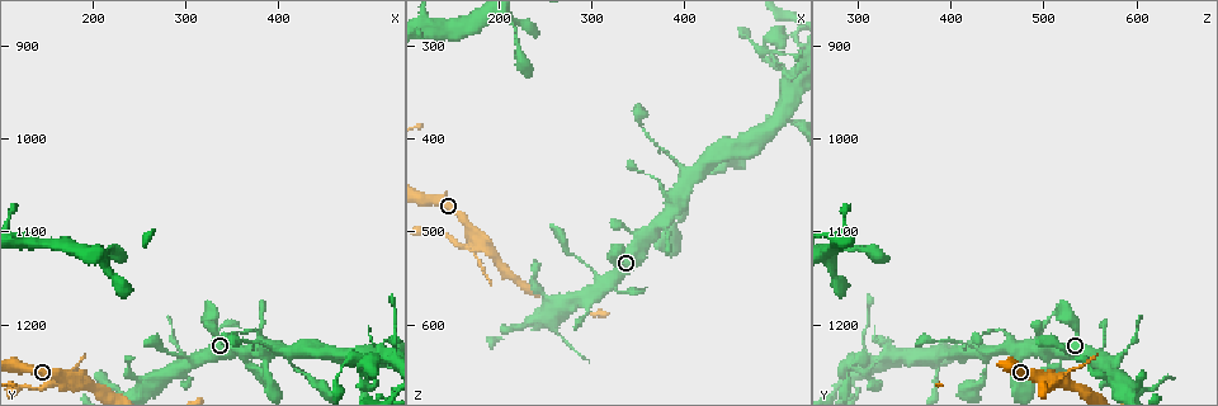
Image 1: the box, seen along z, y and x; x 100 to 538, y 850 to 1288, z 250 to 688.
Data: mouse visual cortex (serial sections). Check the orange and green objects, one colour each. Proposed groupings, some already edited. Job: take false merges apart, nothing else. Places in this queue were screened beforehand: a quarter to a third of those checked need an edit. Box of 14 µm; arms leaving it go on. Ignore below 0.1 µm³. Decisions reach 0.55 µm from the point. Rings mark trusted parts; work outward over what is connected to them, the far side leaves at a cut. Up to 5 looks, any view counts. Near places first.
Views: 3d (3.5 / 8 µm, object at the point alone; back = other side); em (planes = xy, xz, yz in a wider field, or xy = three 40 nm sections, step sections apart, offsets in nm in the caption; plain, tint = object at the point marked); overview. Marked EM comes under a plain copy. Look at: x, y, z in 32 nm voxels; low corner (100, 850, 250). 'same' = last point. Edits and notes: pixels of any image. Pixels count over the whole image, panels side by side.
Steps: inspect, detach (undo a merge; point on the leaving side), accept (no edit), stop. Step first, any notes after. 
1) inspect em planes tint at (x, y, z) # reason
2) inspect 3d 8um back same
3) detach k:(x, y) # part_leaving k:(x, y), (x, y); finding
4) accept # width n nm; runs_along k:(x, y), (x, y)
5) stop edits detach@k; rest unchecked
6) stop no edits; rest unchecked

inspect 3d 3.5um back at (510, 1240, 380) # small branch off a trunk

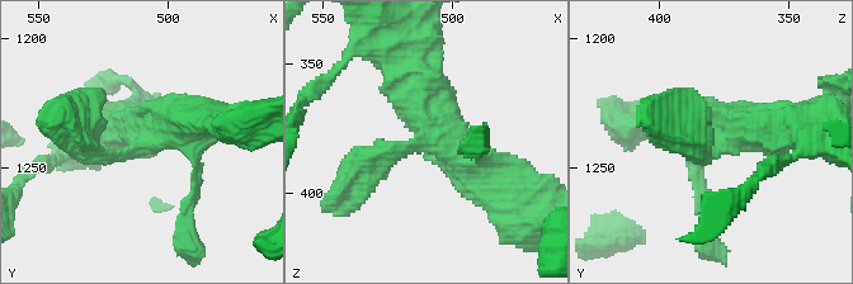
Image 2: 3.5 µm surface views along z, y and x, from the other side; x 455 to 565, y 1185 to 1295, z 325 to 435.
inspect em xy step 3 tint at (509, 1241, 378) # arms 4; arm_widths 150, 200, 450, 500 nm; now the EM

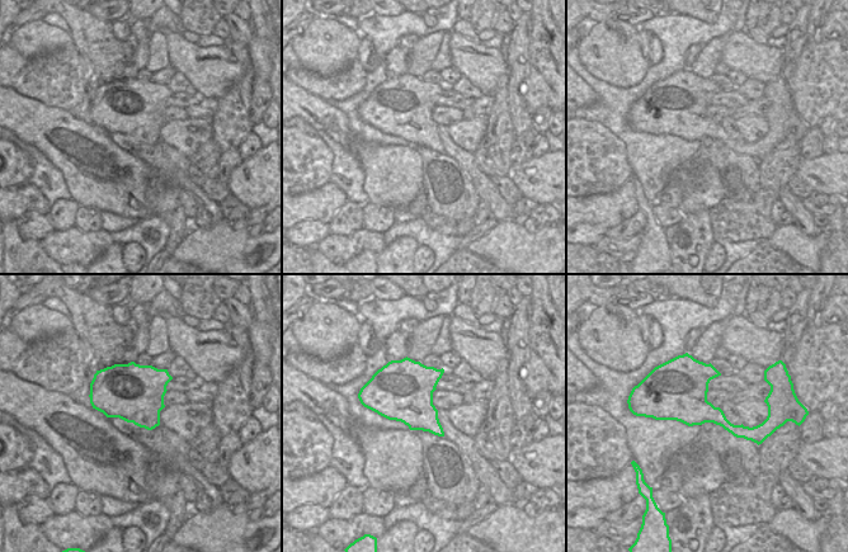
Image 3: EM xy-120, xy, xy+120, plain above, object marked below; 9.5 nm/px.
inspect em planes tint same

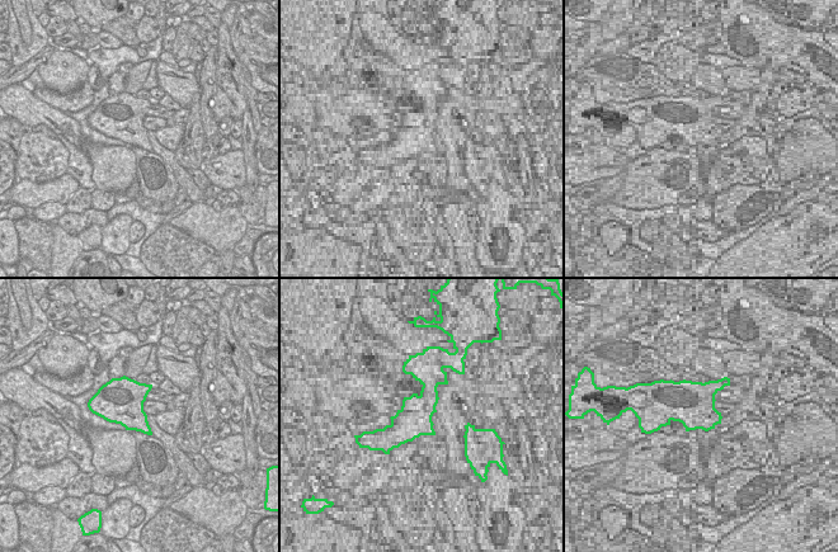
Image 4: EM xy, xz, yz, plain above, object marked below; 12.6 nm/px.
accept # runs_along 2:(508, 183), (422, 108), (406, 58); one cell here

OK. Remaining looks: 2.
inspect 3d 8um at (175, 1260, 505) # branch point

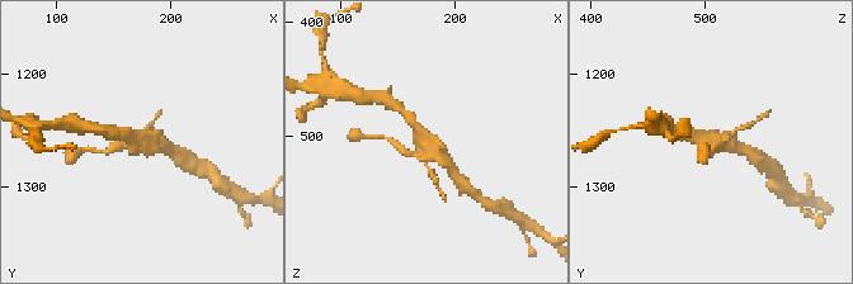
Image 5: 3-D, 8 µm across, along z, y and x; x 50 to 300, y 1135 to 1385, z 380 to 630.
inspect em xy step 2 tint at (176, 1262, 508) # shape alone is not enough

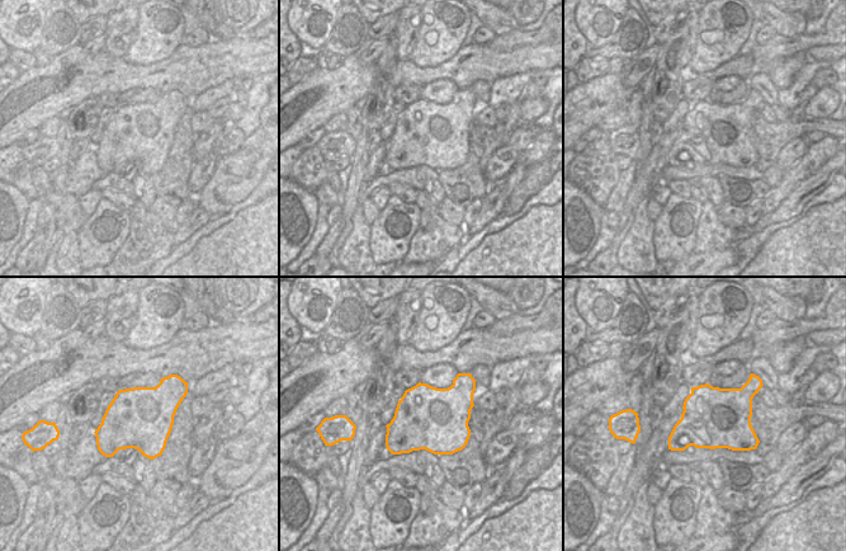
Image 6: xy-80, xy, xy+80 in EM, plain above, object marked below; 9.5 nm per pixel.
detach 5:(396, 145) # part_leaving 5:(413, 154), (390, 140), (363, 137); a second cell is stuck on

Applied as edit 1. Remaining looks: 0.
stop edits detach@5; rest unchecked

